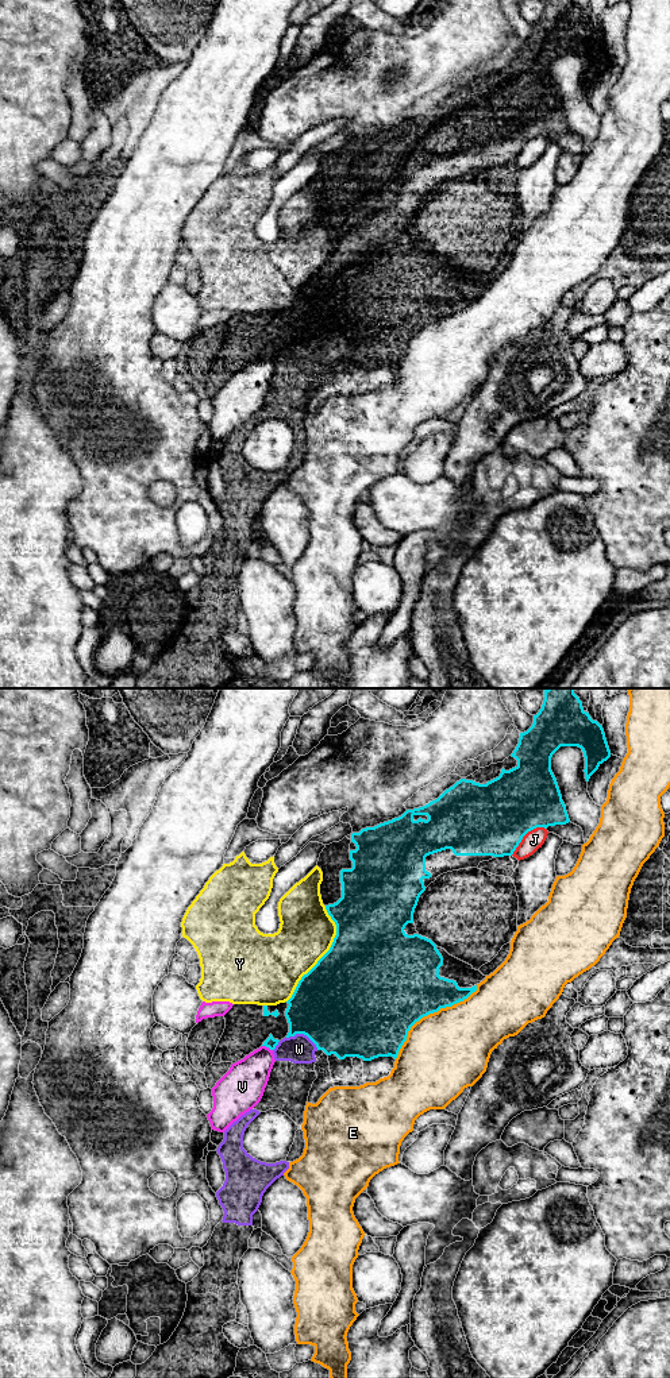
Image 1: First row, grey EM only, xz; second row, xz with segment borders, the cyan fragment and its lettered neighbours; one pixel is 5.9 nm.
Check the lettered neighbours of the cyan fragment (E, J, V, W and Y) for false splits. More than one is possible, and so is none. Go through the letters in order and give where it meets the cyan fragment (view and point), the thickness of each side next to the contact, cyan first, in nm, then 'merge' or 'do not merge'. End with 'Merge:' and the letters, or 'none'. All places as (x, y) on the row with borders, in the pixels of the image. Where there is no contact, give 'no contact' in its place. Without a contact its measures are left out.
E: xz (430, 1012) | 480/480 nm | do not merge
J: xz (526, 833) | 440/120 nm | do not merge
V: xz (268, 1046) | 70/240 nm | do not merge
W: xz (303, 1033) | 500/170 nm | merge
Y: xz (324, 954) | 500/320 nm | do not merge
Merge: W

